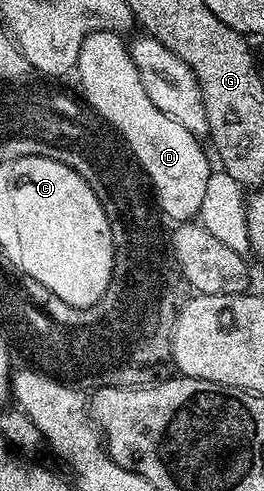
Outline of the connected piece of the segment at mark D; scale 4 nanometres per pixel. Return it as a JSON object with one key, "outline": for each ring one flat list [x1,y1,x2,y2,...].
{"outline":[[104,30,93,32,83,41,77,67,81,94,91,94,89,102,95,102,95,106,99,106,99,110,103,110,103,114,107,114,107,118,111,118,111,122,115,122,115,126,119,126,119,130,131,138,131,146,139,150,139,158,147,162,147,171,151,178,155,178,155,187,159,189,161,208,166,211,166,217,171,220,194,219,201,208,201,199,205,197,205,184,209,184,209,176,213,173,212,159,209,154,207,159,199,143,202,141,196,134,189,132,185,124,173,120,173,116,158,110,153,100,149,100,149,92,145,92,145,84,141,84,141,76,137,72,137,64,133,64,131,59,128,43,123,41,120,35]]}

